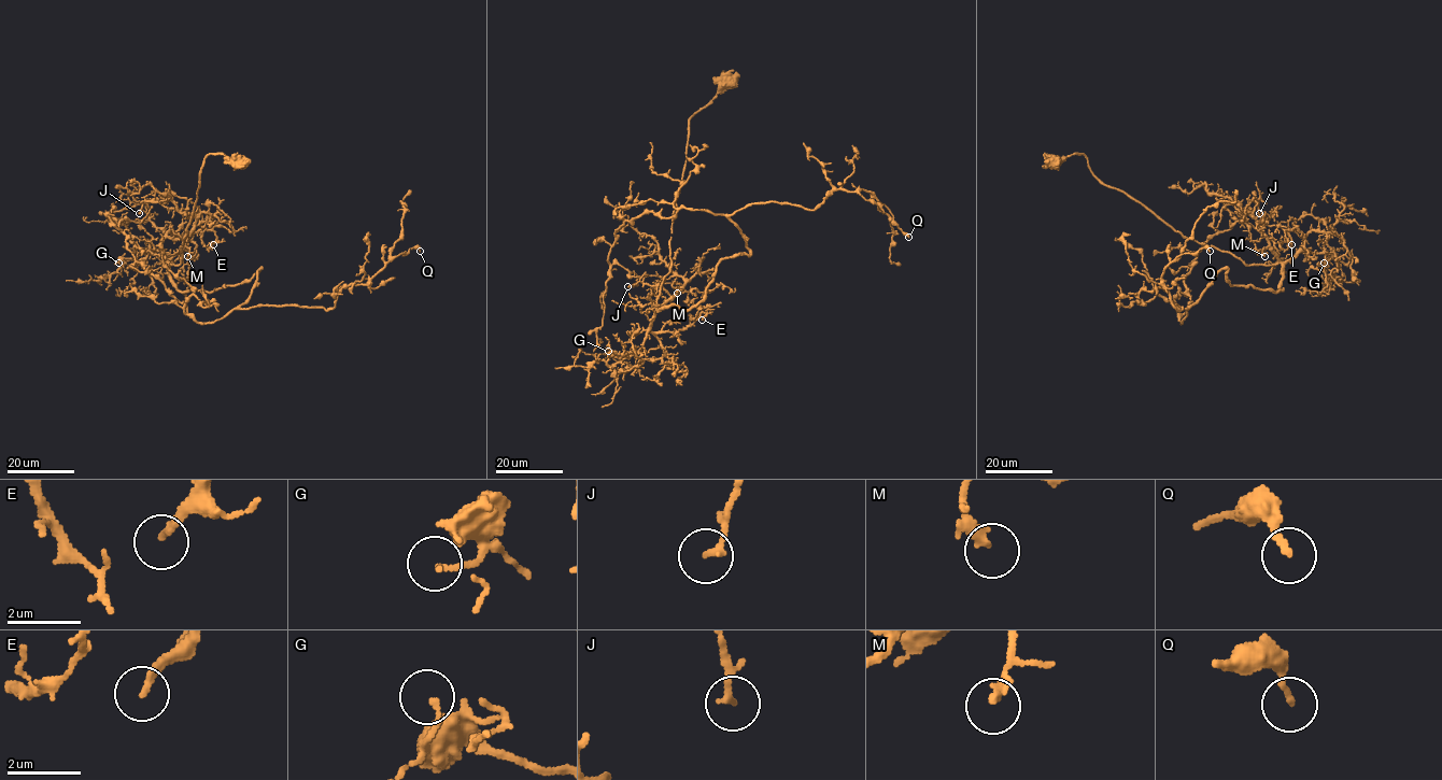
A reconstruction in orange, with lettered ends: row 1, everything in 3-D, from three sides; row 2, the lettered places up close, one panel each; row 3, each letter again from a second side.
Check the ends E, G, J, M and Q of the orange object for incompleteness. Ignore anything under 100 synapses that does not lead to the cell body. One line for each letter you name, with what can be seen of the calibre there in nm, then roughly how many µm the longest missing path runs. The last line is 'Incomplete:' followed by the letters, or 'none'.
Incomplete: none

